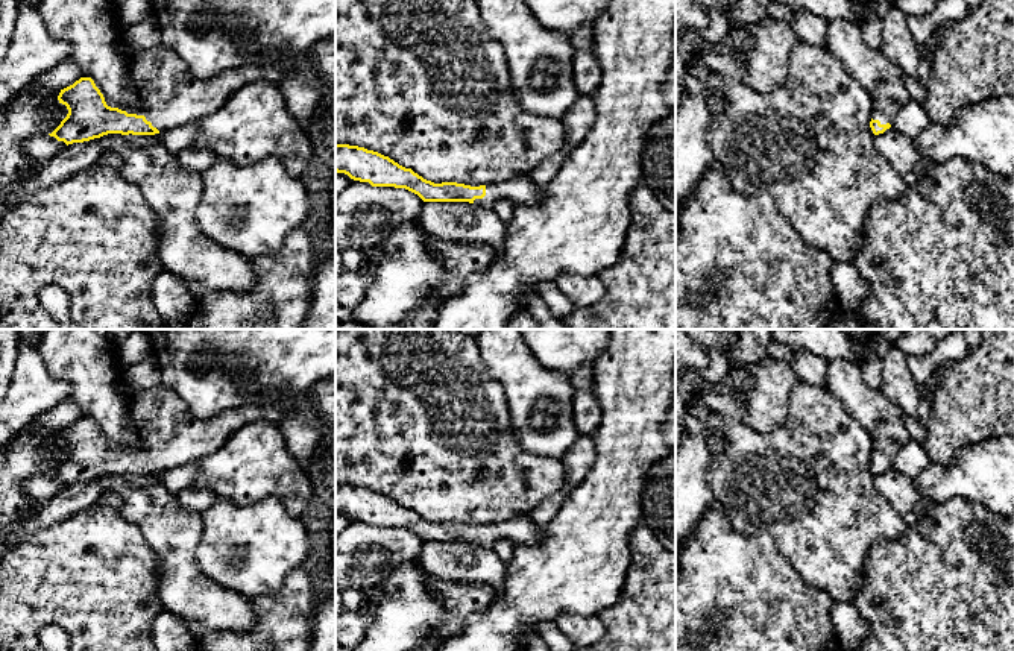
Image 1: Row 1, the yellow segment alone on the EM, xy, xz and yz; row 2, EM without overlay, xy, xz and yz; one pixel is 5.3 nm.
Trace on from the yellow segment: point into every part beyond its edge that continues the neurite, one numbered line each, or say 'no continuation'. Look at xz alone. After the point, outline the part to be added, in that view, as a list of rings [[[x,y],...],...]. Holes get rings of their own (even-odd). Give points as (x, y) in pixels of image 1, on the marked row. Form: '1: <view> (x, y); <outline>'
1: xz (521, 190); [[[530,173],[518,175],[510,181],[504,181],[498,185],[486,185],[486,196],[483,199],[475,199],[474,206],[493,209],[493,205],[507,199],[515,206],[518,205],[536,205],[543,197],[545,185],[536,184]]]

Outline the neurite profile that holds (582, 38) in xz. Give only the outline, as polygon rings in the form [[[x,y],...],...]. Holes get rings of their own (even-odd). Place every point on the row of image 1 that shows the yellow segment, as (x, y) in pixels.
[[[584,24],[575,29],[569,36],[574,50],[592,50],[594,47],[594,26]]]

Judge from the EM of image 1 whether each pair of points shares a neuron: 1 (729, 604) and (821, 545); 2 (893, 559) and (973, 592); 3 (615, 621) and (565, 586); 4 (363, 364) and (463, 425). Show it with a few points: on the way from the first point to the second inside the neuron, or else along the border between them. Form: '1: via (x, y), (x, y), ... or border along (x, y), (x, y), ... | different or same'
1: border along (770, 536), (797, 574), (817, 589) | different
2: via (913, 578), (926, 592), (954, 592) | same
3: border along (623, 583), (620, 597), (595, 615) | different
4: via (387, 389), (425, 425), (439, 425) | same

